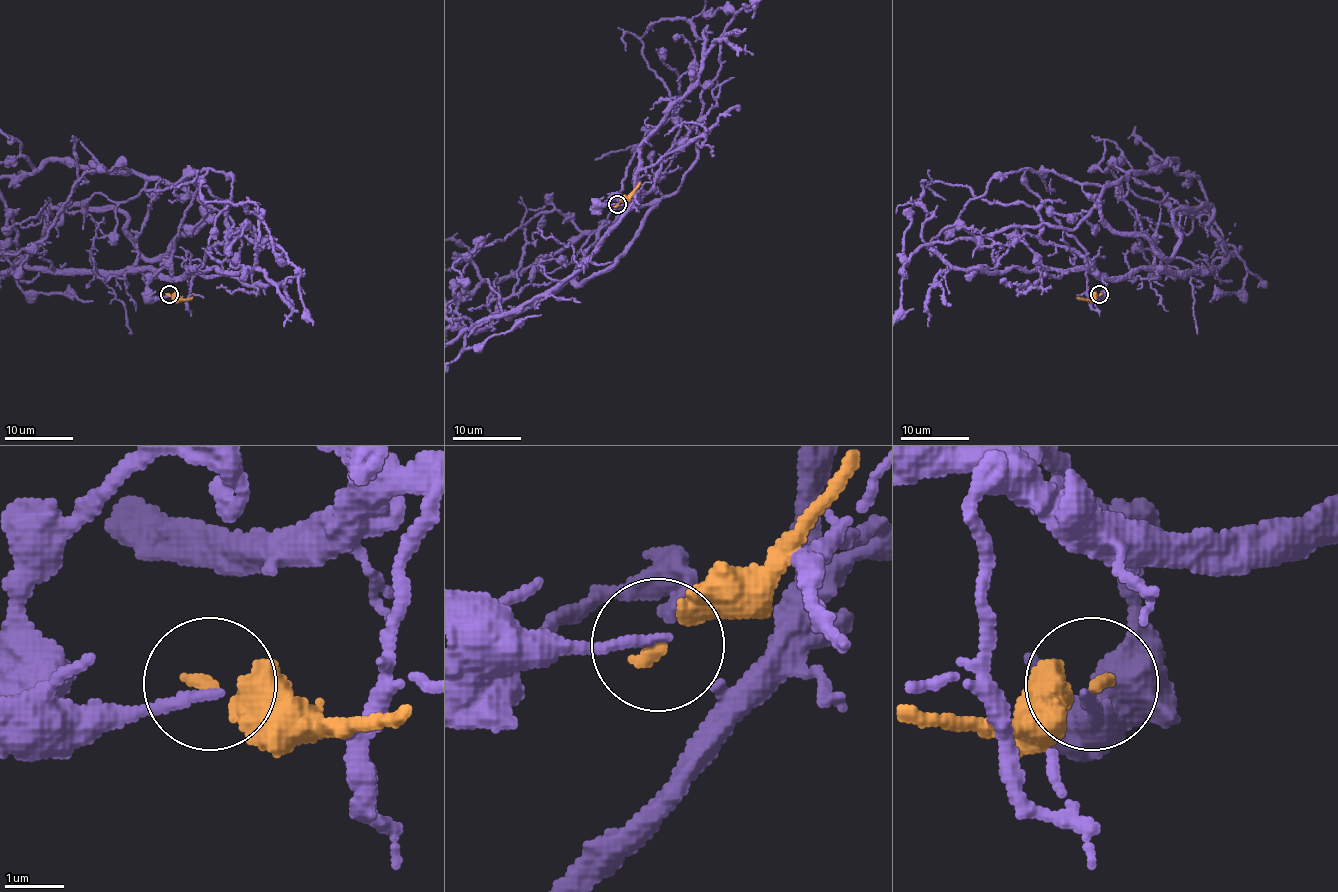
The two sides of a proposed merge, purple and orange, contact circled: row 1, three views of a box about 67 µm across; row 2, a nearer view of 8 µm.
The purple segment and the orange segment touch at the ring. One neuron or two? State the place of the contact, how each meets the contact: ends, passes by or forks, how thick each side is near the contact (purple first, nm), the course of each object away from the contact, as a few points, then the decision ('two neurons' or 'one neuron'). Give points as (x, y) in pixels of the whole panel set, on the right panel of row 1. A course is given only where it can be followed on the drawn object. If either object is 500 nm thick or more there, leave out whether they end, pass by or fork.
at (1099, 294); purple ends there; orange ends there; 170 nm thick on the purple side, 260 nm on the other; orange runs (1100, 294), (1089, 299), (1077, 297); two neurons

